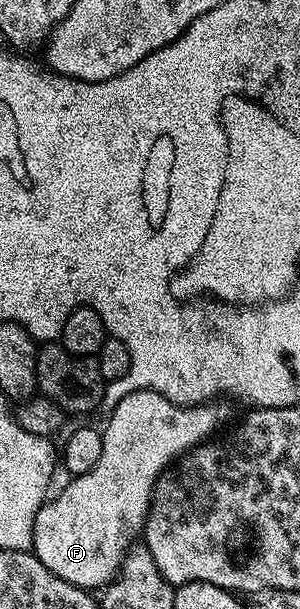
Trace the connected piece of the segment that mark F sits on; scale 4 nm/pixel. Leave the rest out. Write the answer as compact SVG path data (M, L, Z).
M135 391L122 397L122 401L111 408L112 416L109 417L108 424L102 427L102 457L98 457L98 465L94 465L90 473L69 478L69 483L57 495L55 492L36 514L31 550L38 561L42 561L42 565L46 565L50 573L62 577L62 581L70 581L70 585L75 587L107 587L119 575L128 548L141 538L157 481L192 448L209 442L215 436L212 434L232 415L231 405L224 402L228 401L209 401L198 403L195 407L177 407L173 400L162 397L159 391Z

